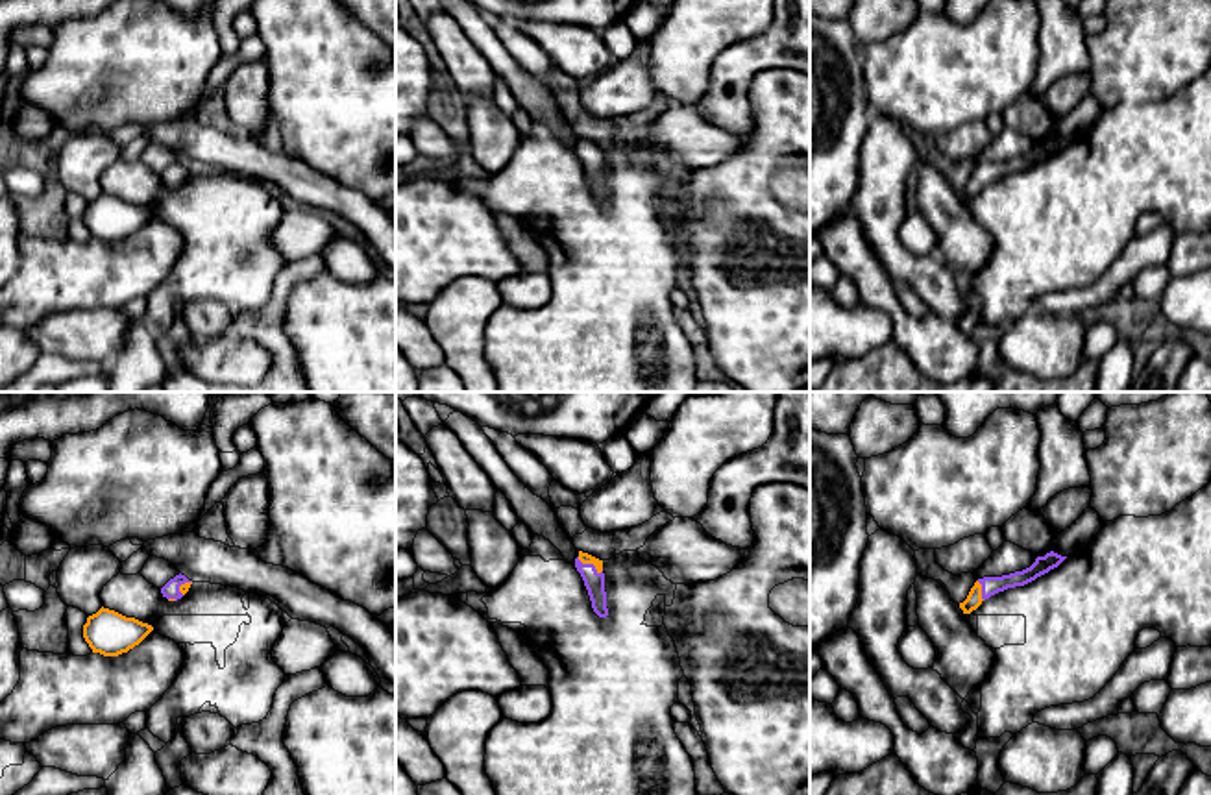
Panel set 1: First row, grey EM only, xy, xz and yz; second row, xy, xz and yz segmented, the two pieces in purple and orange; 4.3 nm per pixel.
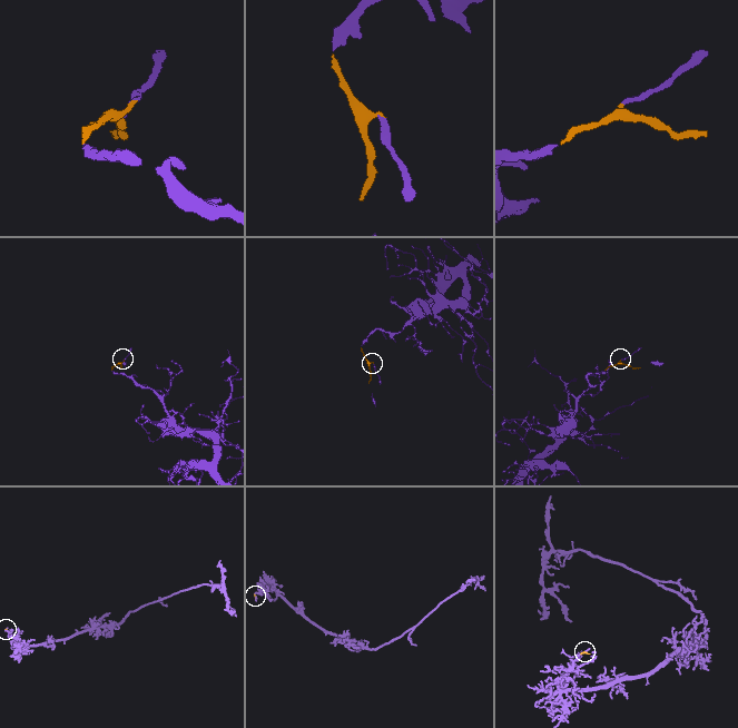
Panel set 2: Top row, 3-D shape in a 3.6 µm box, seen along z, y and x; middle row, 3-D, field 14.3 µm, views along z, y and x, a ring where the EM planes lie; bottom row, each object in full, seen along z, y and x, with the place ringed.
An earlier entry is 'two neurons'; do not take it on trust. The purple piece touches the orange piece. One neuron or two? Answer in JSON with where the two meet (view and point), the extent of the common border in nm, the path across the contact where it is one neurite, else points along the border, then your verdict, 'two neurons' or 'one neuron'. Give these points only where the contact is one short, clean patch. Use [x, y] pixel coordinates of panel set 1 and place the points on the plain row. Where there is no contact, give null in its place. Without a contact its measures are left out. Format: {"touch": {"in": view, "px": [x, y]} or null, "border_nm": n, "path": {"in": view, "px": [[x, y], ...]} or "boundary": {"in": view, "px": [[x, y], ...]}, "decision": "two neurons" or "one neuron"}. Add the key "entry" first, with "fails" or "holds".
{"entry": "fails", "touch": {"in": "xz", "px": [590, 150]}, "border_nm": 130, "path": {"in": "xz", "px": [[594, 167], [590, 150], [587, 145]]}, "decision": "one neuron"}

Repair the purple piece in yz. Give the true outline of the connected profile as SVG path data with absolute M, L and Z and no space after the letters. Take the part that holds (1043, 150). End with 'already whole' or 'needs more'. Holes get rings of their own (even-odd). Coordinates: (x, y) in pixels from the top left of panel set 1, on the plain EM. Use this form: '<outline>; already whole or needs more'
M1054 137L1046 139L1045 142L1037 142L1035 148L1022 155L1002 163L984 163L974 168L967 185L960 189L963 200L971 200L976 196L985 185L991 181L1004 177L1008 174L1024 172L1037 163L1048 159L1050 155L1058 153L1067 142L1061 142Z; needs more

